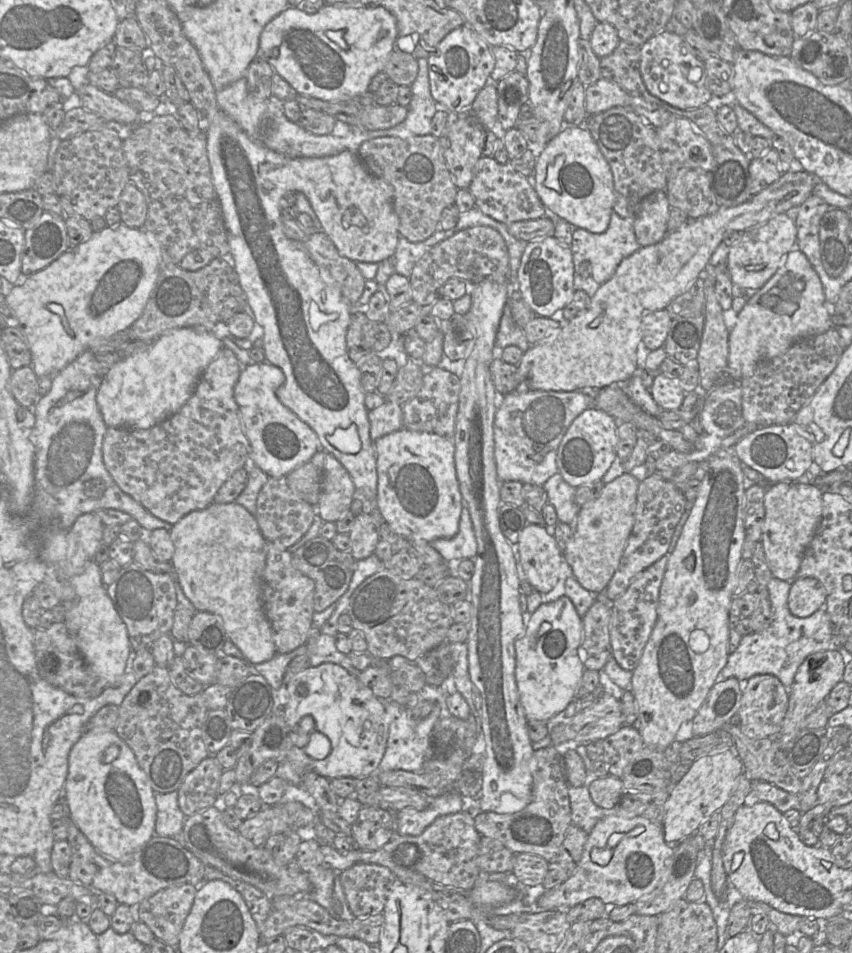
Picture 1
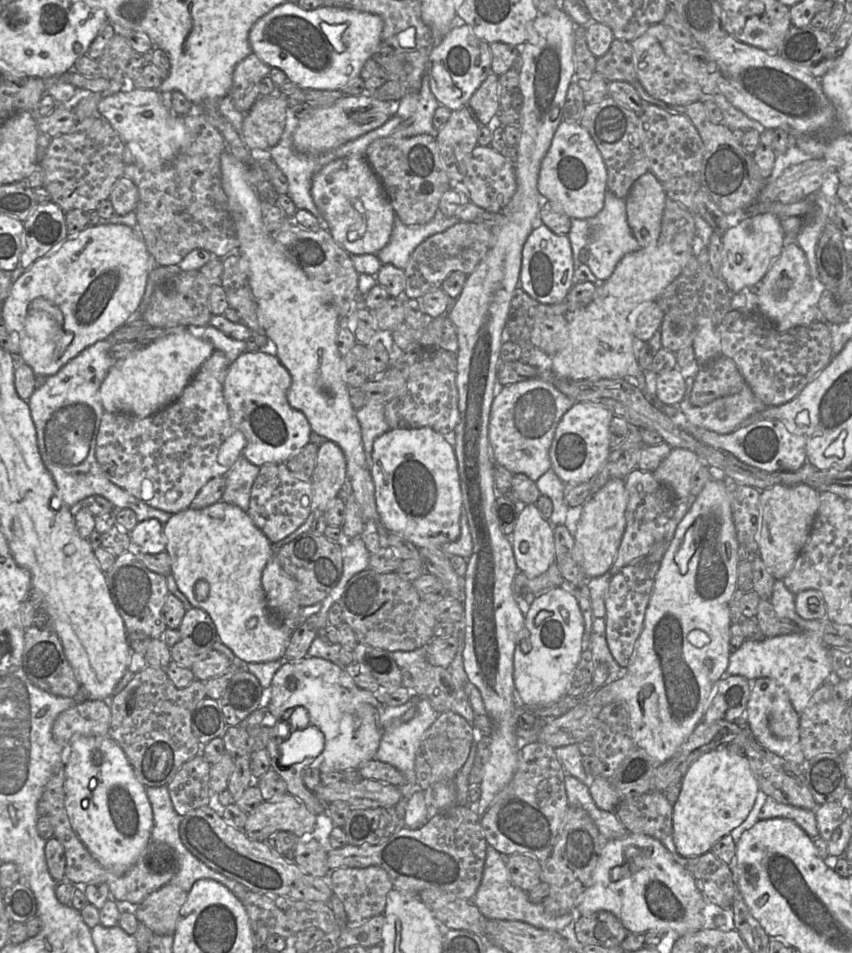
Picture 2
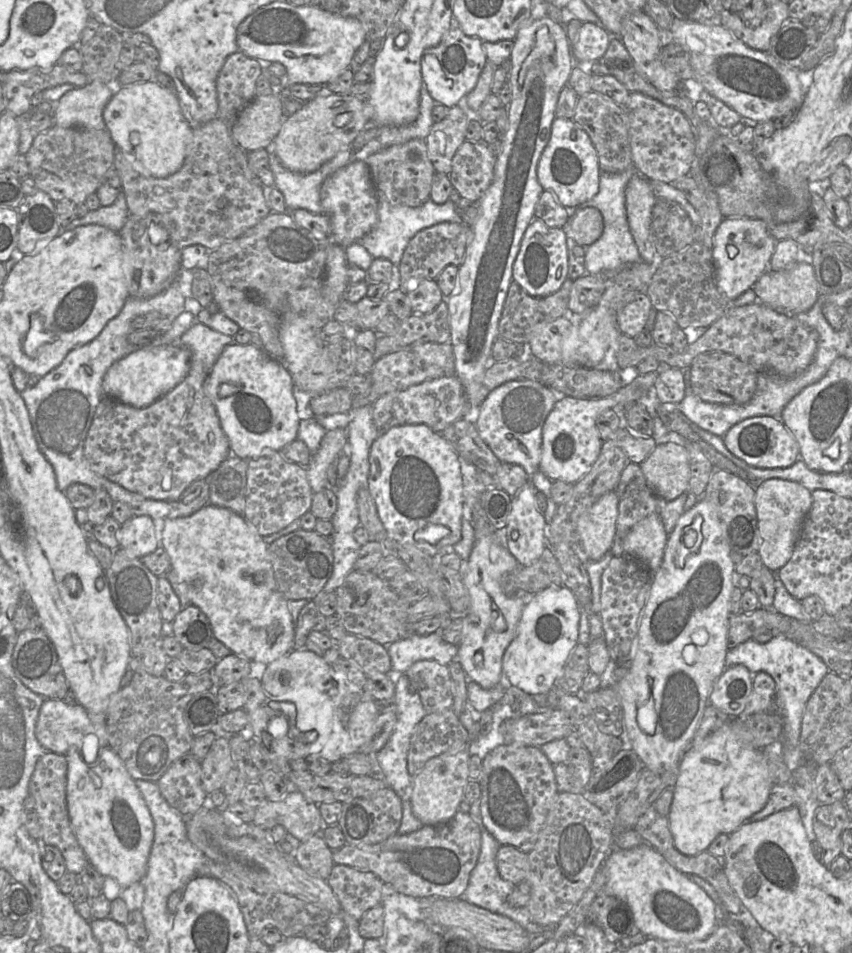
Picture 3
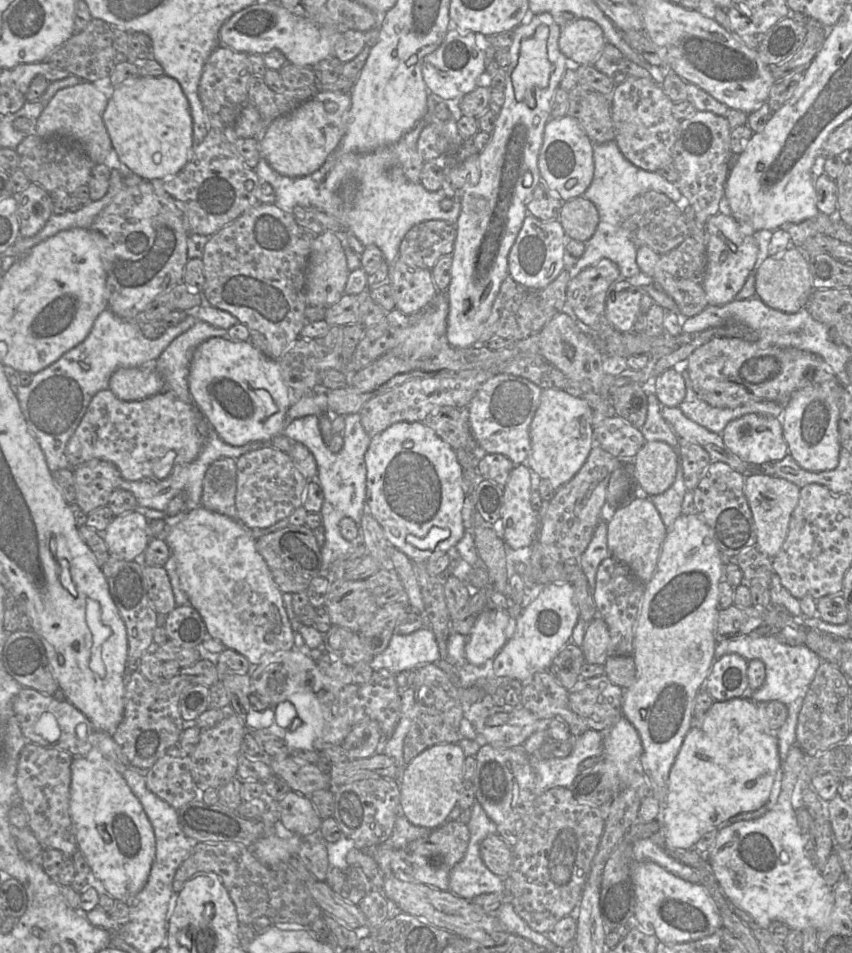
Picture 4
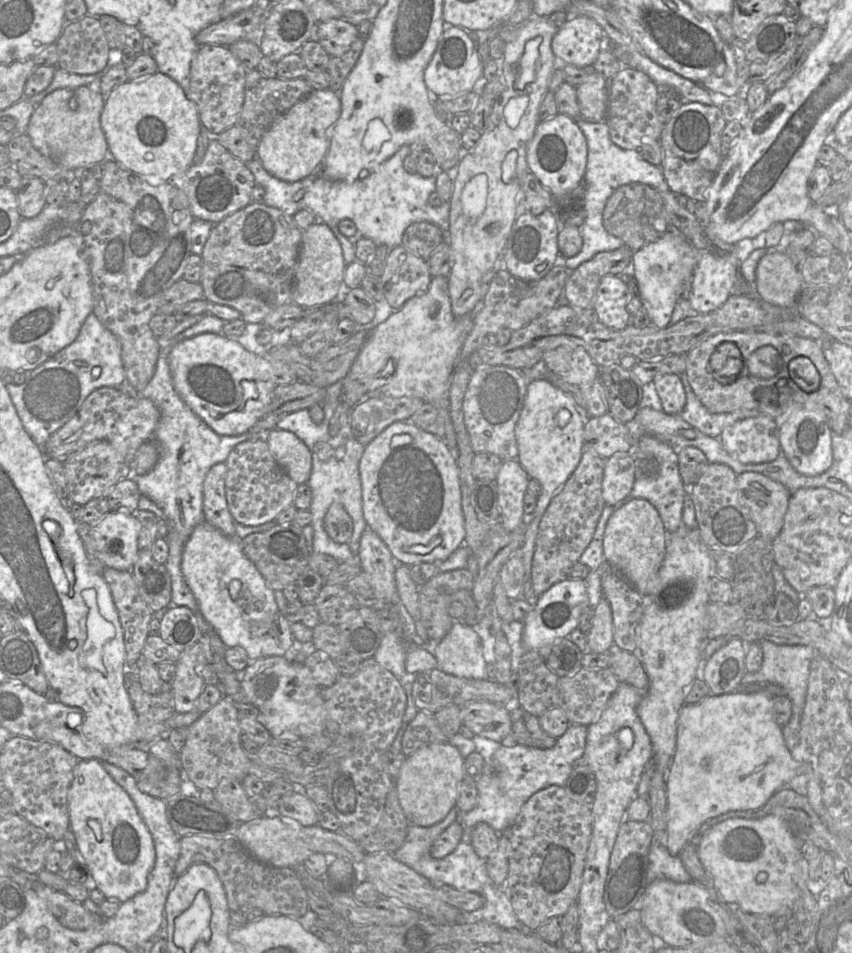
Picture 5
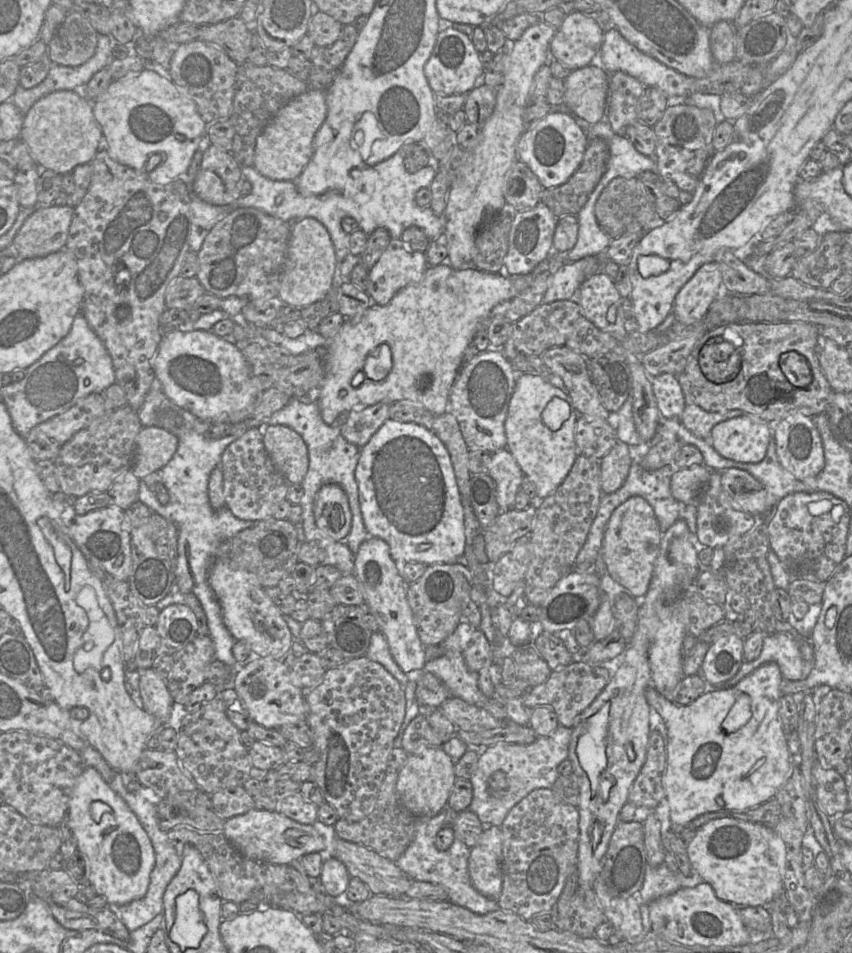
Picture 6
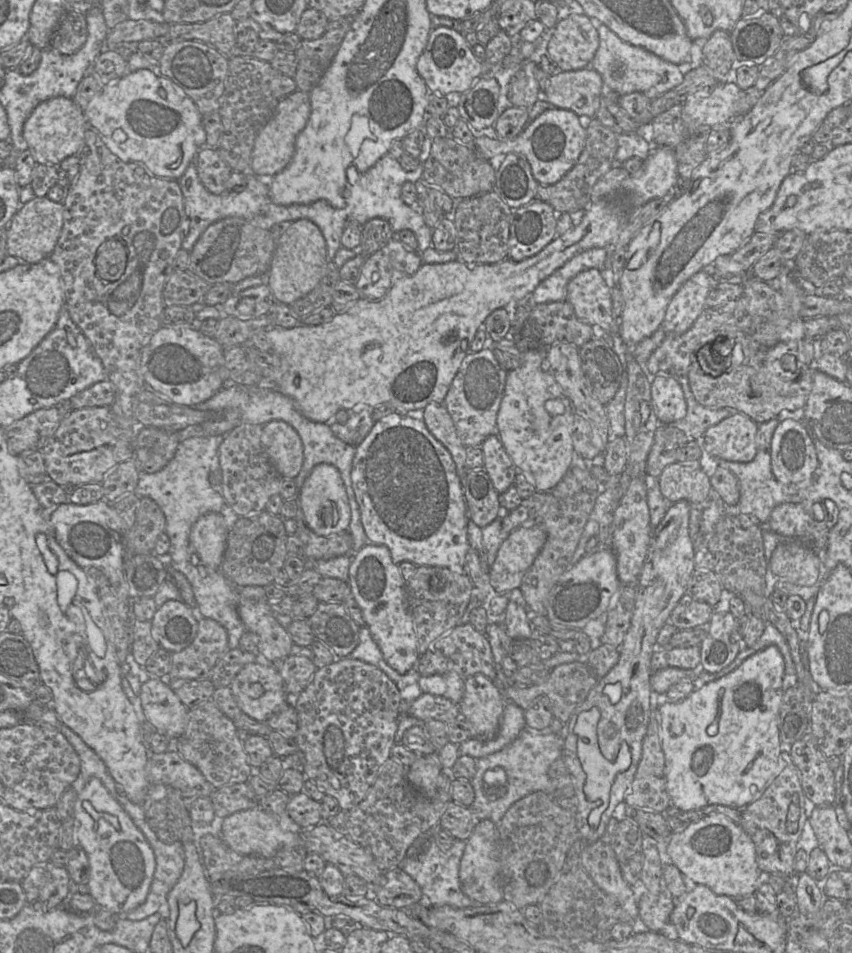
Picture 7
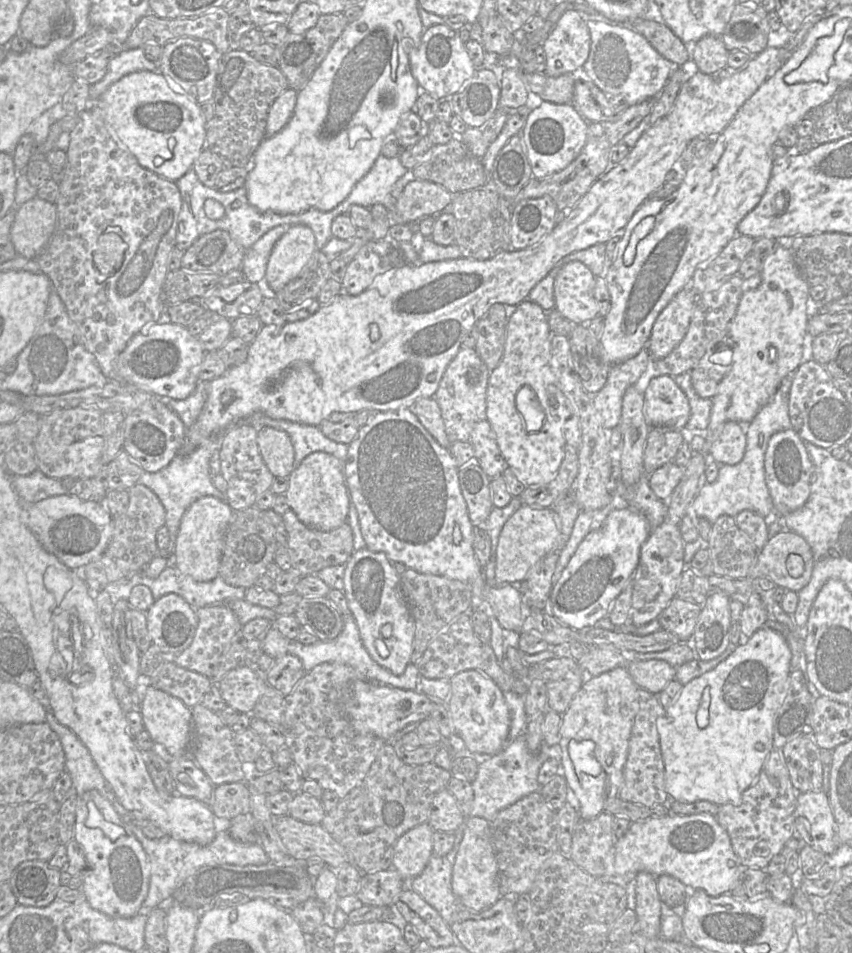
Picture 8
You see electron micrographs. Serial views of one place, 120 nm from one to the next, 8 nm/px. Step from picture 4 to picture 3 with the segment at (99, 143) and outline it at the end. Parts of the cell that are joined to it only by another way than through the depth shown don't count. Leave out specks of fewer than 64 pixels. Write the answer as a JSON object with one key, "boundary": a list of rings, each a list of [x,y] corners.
{"boundary":[[[89,81],[82,87],[66,92],[53,112],[55,126],[102,130],[106,128],[103,110],[112,92],[101,81]]]}

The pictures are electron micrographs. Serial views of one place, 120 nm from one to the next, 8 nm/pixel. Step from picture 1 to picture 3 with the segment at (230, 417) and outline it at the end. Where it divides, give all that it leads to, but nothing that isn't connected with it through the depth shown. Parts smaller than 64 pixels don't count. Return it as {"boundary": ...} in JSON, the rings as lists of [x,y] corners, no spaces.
{"boundary":[[[195,322],[180,340],[191,349],[190,369],[170,392],[146,407],[123,404],[104,396],[94,414],[84,444],[84,456],[91,470],[123,488],[146,498],[175,502],[195,480],[206,479],[230,454],[229,441],[223,432],[217,410],[204,390],[204,381],[225,346],[235,343],[233,337]]]}

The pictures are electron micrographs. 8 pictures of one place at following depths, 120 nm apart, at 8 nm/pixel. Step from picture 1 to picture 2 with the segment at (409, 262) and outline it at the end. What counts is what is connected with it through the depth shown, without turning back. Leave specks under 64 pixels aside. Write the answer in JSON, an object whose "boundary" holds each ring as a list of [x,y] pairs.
{"boundary":[[[438,210],[435,217],[422,225],[405,225],[395,214],[388,243],[376,253],[382,264],[404,270],[415,248],[428,237],[445,231],[459,222],[456,216],[444,217]]]}

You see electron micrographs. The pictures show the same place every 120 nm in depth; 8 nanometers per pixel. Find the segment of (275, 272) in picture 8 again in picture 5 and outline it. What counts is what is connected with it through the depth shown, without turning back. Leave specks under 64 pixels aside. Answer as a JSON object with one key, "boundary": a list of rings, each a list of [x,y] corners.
{"boundary":[[[316,221],[303,231],[292,302],[301,307],[323,307],[337,300],[344,290],[344,272],[345,261],[340,242],[326,224]]]}

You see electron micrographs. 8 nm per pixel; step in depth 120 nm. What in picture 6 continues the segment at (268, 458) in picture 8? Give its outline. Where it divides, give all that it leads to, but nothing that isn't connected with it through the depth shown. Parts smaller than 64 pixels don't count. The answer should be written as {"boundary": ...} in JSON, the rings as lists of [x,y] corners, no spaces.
{"boundary":[[[265,425],[263,436],[266,452],[279,473],[288,484],[301,484],[309,469],[308,448],[303,438],[284,425]]]}

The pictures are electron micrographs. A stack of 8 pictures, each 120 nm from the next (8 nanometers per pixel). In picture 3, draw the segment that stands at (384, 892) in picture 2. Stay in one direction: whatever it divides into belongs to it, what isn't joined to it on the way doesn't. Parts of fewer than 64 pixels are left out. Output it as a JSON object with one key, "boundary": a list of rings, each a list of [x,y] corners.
{"boundary":[[[334,864],[328,879],[343,912],[359,921],[369,909],[382,903],[381,879],[370,871]]]}

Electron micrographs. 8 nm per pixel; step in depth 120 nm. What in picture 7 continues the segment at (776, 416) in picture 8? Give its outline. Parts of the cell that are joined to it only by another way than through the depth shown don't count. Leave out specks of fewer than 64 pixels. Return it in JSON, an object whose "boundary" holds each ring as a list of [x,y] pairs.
{"boundary":[[[772,418],[764,423],[758,424],[758,430],[755,437],[757,453],[755,458],[748,463],[731,462],[726,460],[718,460],[719,466],[728,469],[732,472],[739,483],[740,498],[737,505],[730,509],[735,509],[739,514],[752,514],[758,518],[760,525],[767,527],[767,522],[773,509],[782,503],[796,503],[801,500],[801,497],[790,494],[785,491],[774,477],[771,468],[771,442],[774,431],[779,424],[777,418]]]}

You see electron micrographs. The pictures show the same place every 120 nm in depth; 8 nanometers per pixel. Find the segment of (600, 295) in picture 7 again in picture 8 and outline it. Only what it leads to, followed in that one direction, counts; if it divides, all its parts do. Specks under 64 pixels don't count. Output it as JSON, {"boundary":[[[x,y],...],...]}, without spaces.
{"boundary":[[[580,261],[563,265],[554,281],[555,309],[574,324],[587,324],[597,317],[595,278],[589,267]]]}

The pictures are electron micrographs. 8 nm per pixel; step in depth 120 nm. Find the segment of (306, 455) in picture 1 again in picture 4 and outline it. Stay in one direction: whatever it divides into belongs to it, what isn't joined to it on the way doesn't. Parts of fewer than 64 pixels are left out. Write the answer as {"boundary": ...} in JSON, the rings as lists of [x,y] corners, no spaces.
{"boundary":[[[227,336],[211,337],[196,348],[188,385],[194,403],[209,425],[232,446],[267,441],[282,434],[286,413],[295,400],[276,360],[250,341],[234,341]]]}

